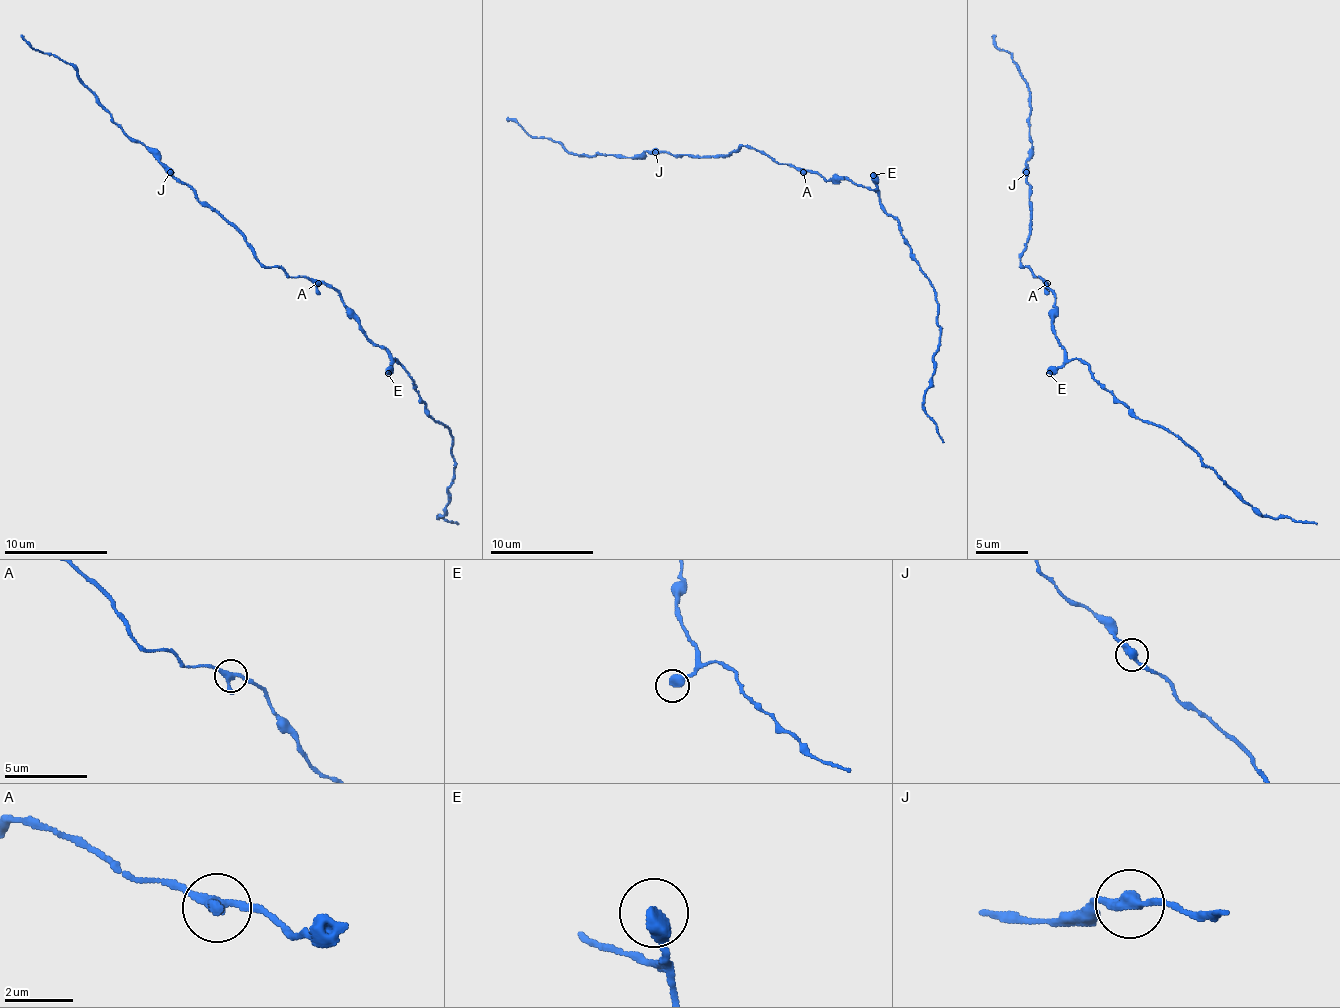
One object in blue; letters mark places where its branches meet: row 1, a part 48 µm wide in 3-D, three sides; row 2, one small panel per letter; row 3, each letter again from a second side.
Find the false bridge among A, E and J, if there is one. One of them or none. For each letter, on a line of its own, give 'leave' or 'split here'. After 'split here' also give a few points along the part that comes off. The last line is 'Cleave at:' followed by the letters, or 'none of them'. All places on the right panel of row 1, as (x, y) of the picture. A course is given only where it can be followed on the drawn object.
A: leave
E: leave
J: leave
Cleave at: none of them

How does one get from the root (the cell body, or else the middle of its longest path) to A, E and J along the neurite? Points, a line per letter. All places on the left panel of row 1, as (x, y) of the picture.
A: (333, 291), (318, 283)
E: (333, 291), (341, 296), (346, 311), (359, 324), (359, 329), (388, 353), (390, 360), (388, 373)
J: (333, 291), (323, 283), (289, 278), (279, 267), (266, 267), (251, 244), (170, 171)

